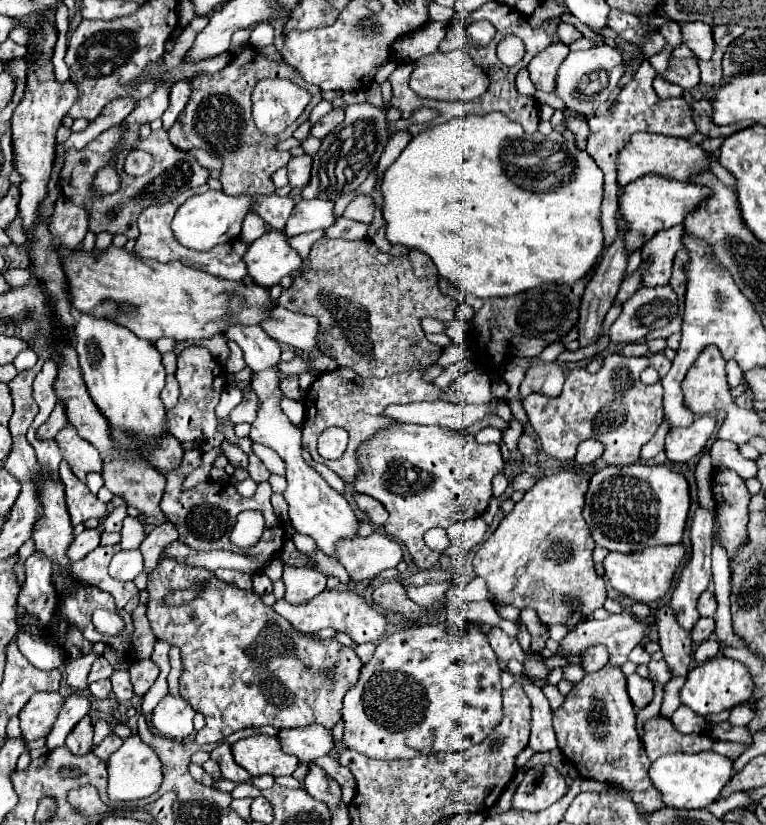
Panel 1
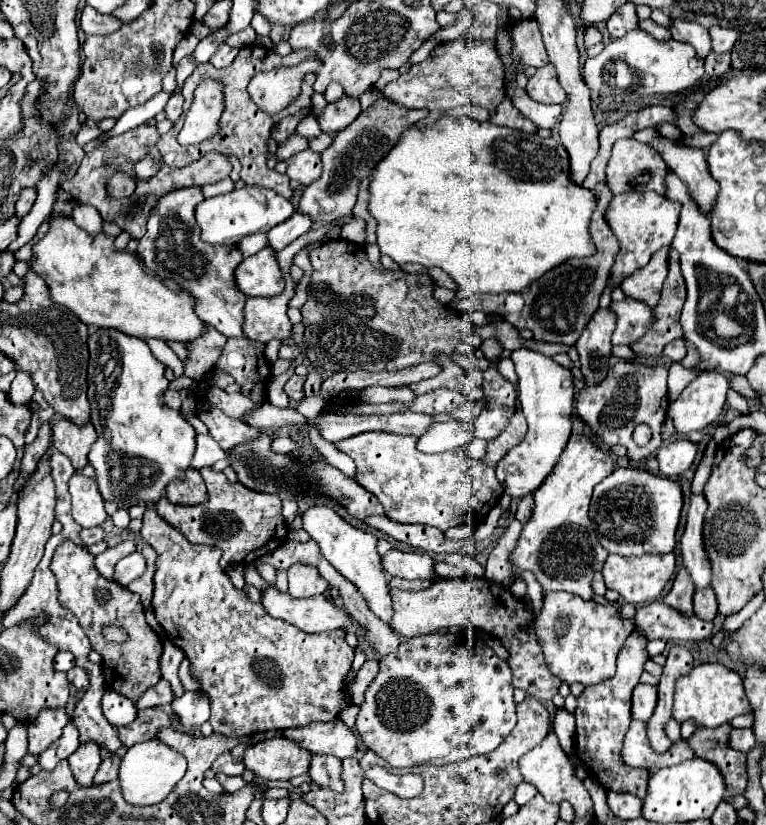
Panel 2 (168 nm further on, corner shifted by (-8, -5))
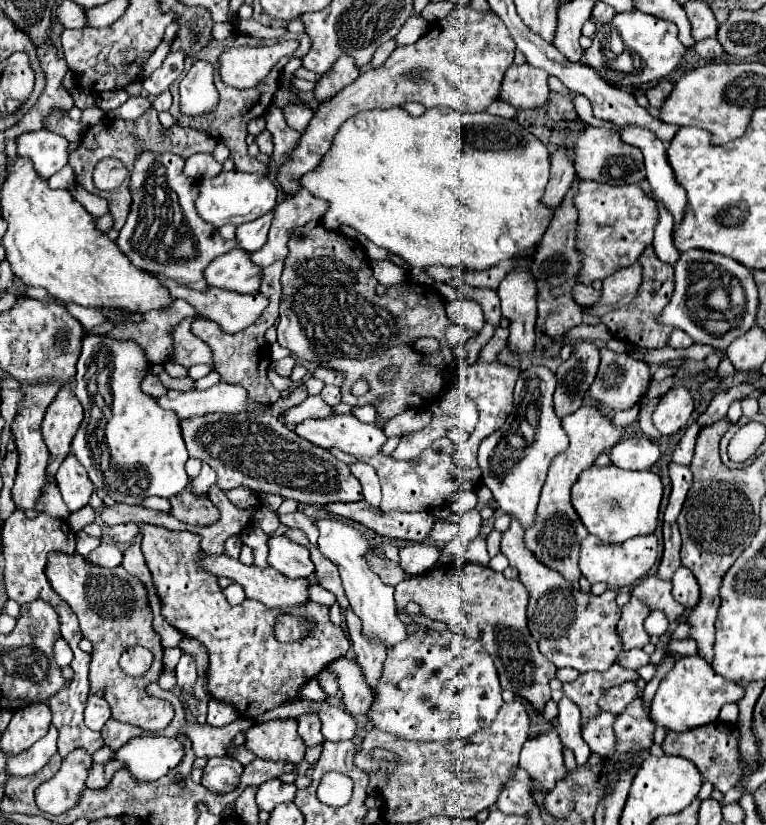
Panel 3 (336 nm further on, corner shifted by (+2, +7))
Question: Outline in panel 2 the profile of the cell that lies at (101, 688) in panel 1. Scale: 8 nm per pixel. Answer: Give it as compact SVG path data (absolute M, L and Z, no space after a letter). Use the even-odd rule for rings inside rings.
M106 691L104 693L102 711L104 711L104 717L116 727L132 723L138 715L136 705L130 699L124 699L124 695L116 695L116 691Z

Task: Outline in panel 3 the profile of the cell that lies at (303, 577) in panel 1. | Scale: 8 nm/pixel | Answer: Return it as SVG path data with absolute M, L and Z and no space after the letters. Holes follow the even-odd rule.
M274 535L268 539L268 565L284 573L286 577L310 577L314 573L314 563L310 561L310 551L286 535Z

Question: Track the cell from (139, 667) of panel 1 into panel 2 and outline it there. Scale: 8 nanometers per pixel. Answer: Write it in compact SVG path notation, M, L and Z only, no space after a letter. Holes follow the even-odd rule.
M160 679L154 687L150 687L148 691L144 691L144 695L140 695L140 699L136 701L138 709L146 709L146 707L160 707L164 703L172 703L172 689L170 683L166 679Z

